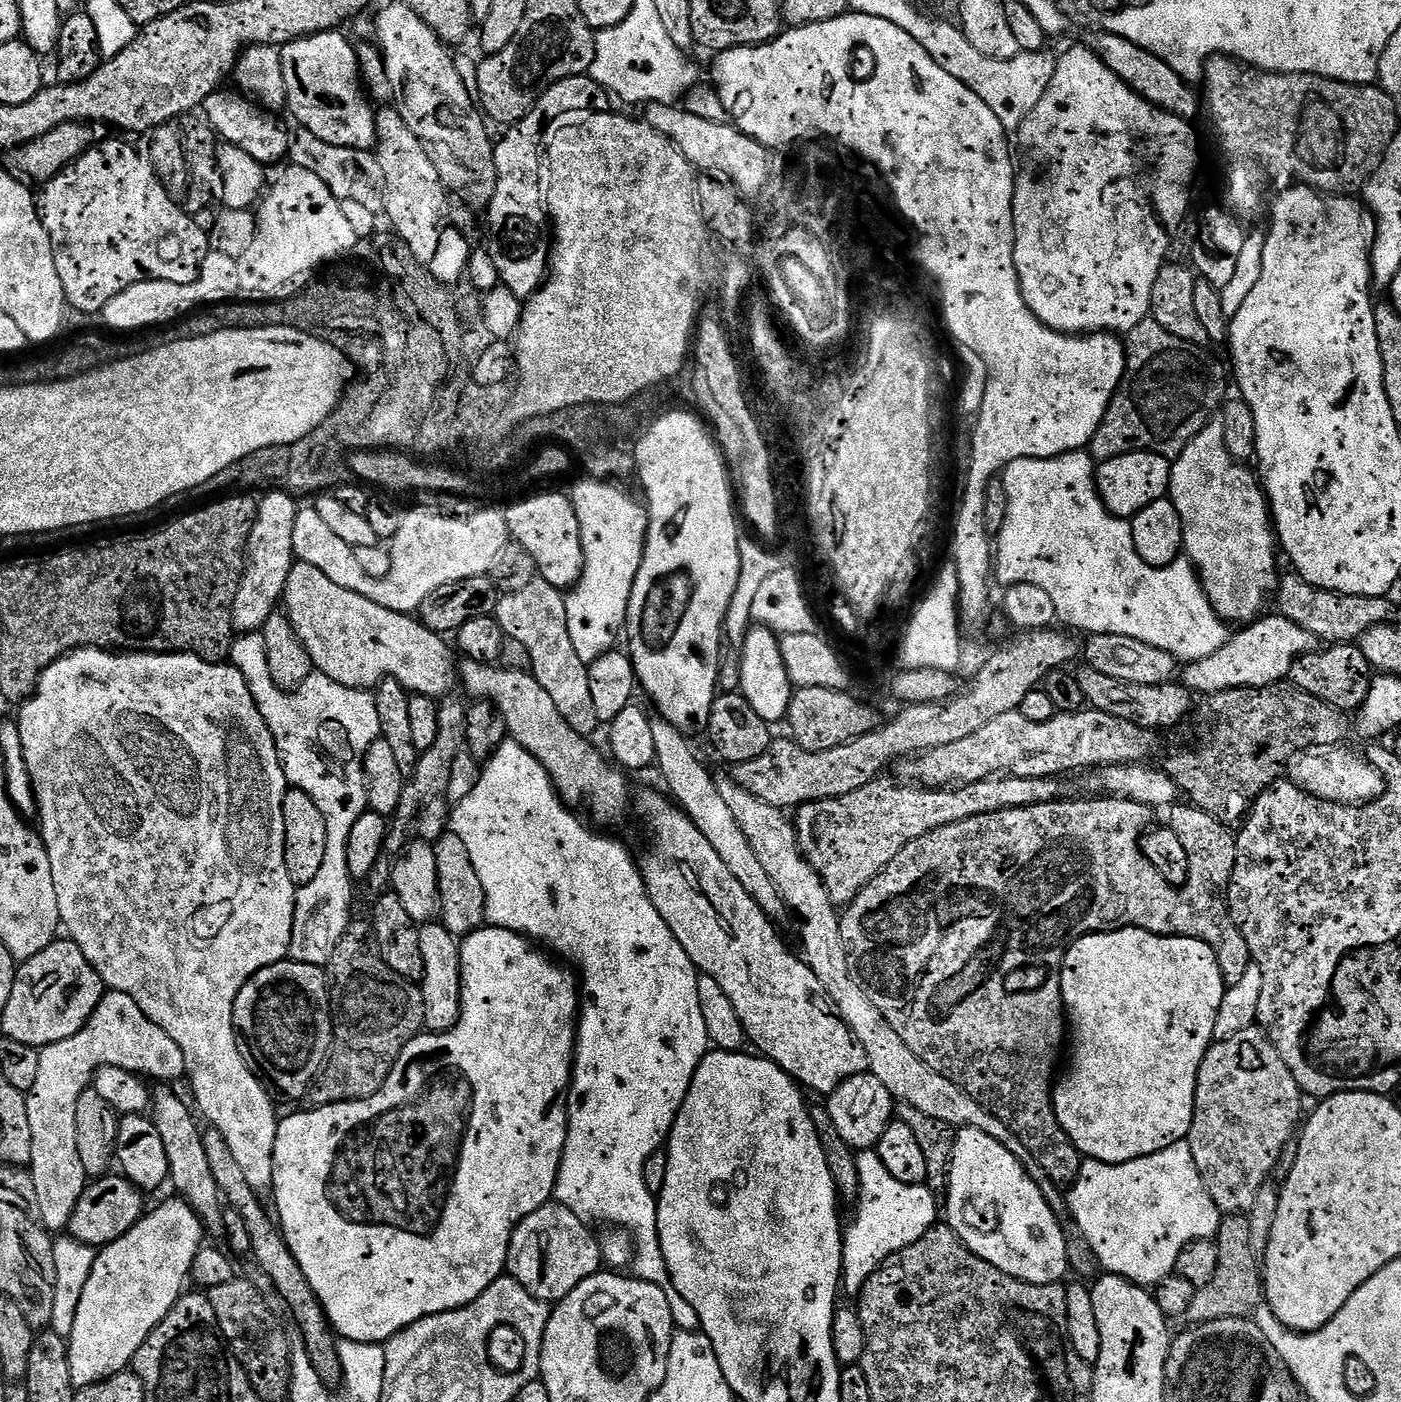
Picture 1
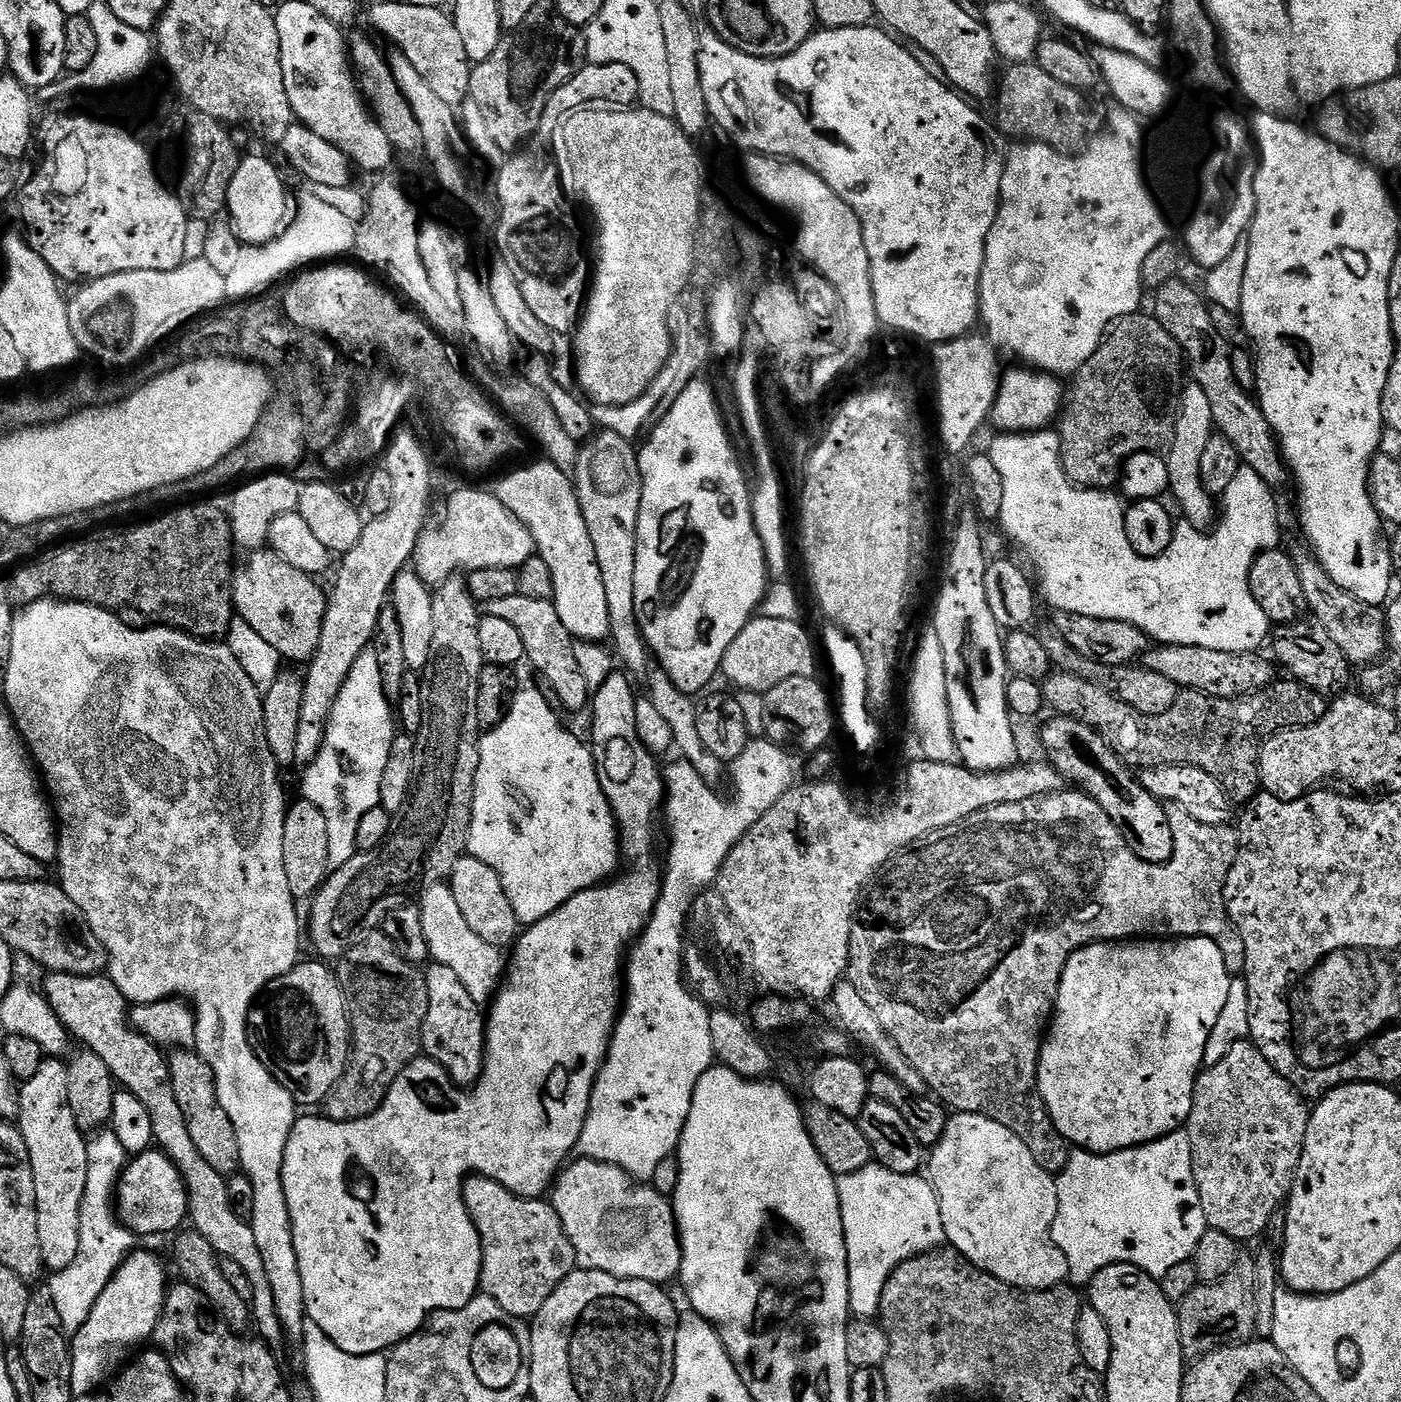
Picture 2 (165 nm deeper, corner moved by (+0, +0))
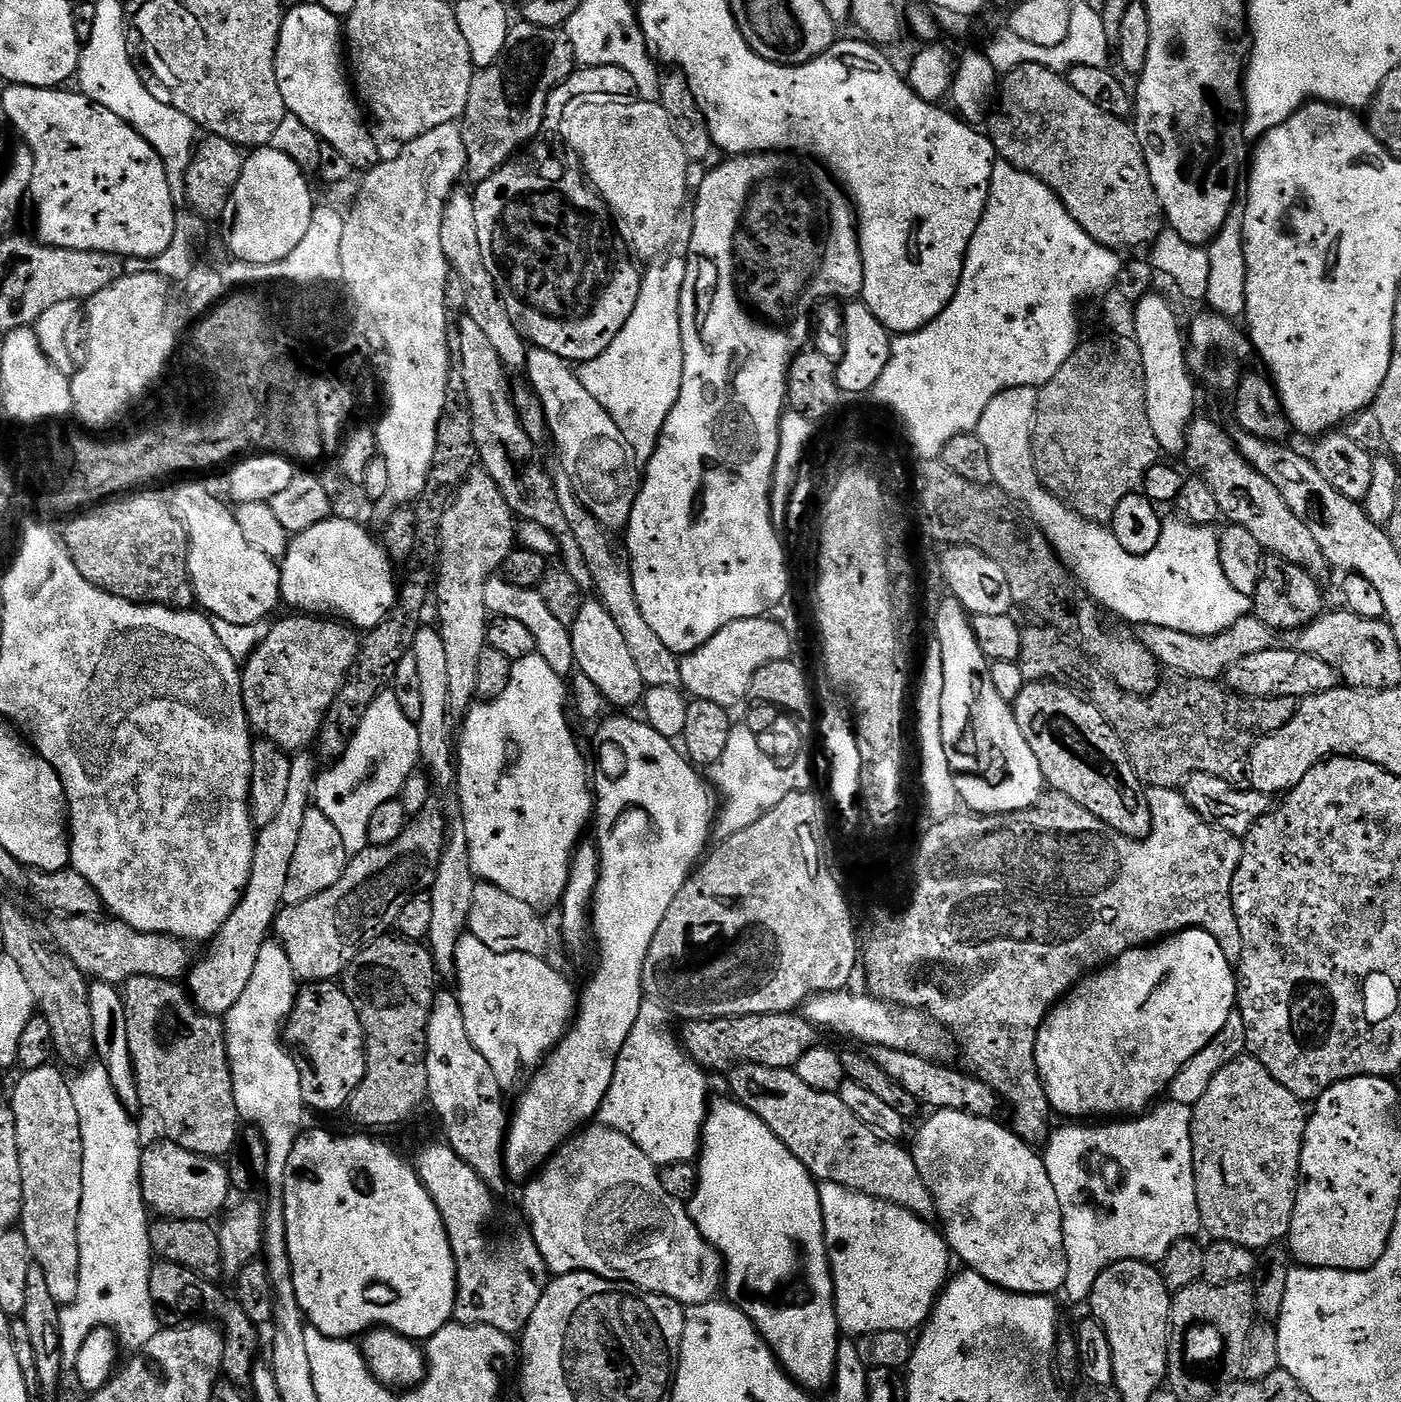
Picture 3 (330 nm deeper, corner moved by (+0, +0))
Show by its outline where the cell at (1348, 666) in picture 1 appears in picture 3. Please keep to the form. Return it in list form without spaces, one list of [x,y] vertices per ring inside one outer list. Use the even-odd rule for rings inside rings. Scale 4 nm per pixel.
[[[1269,555],[1260,570],[1260,581],[1254,597],[1254,614],[1266,626],[1280,633],[1294,631],[1314,622],[1325,611],[1321,581],[1294,562]]]

